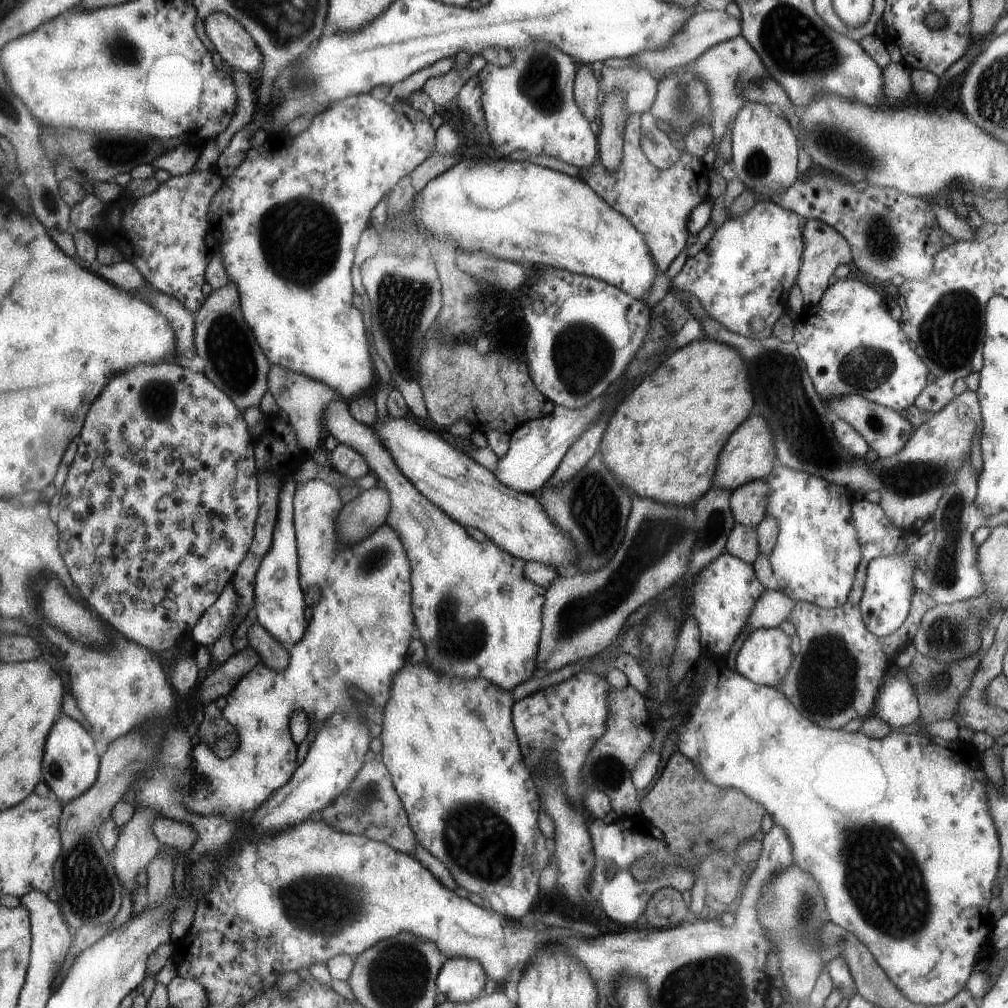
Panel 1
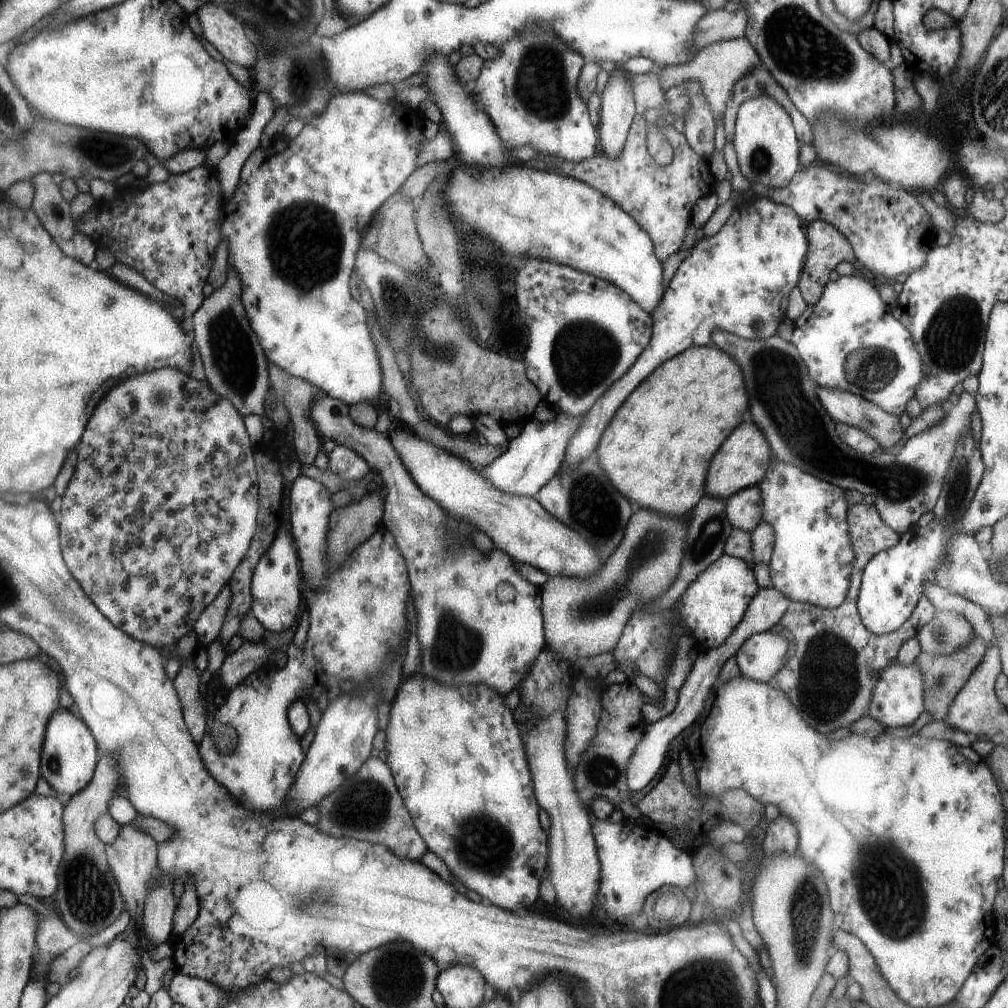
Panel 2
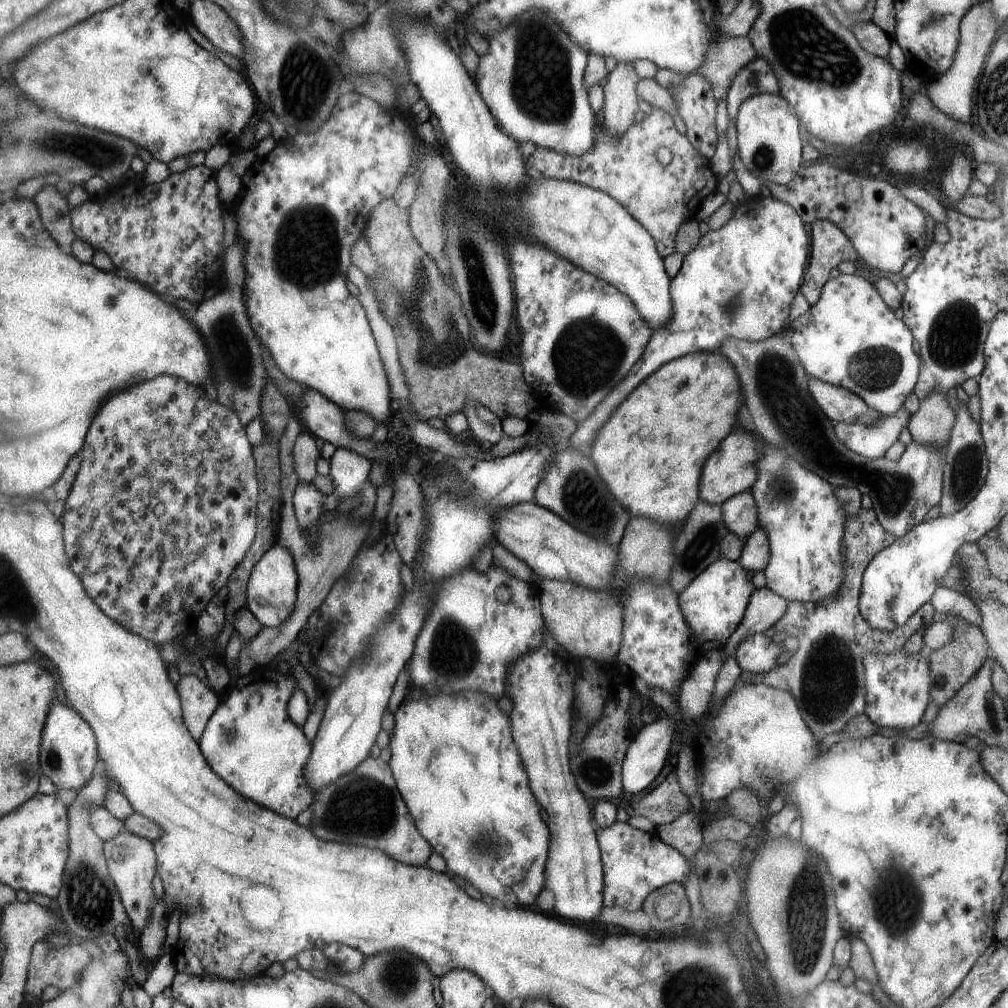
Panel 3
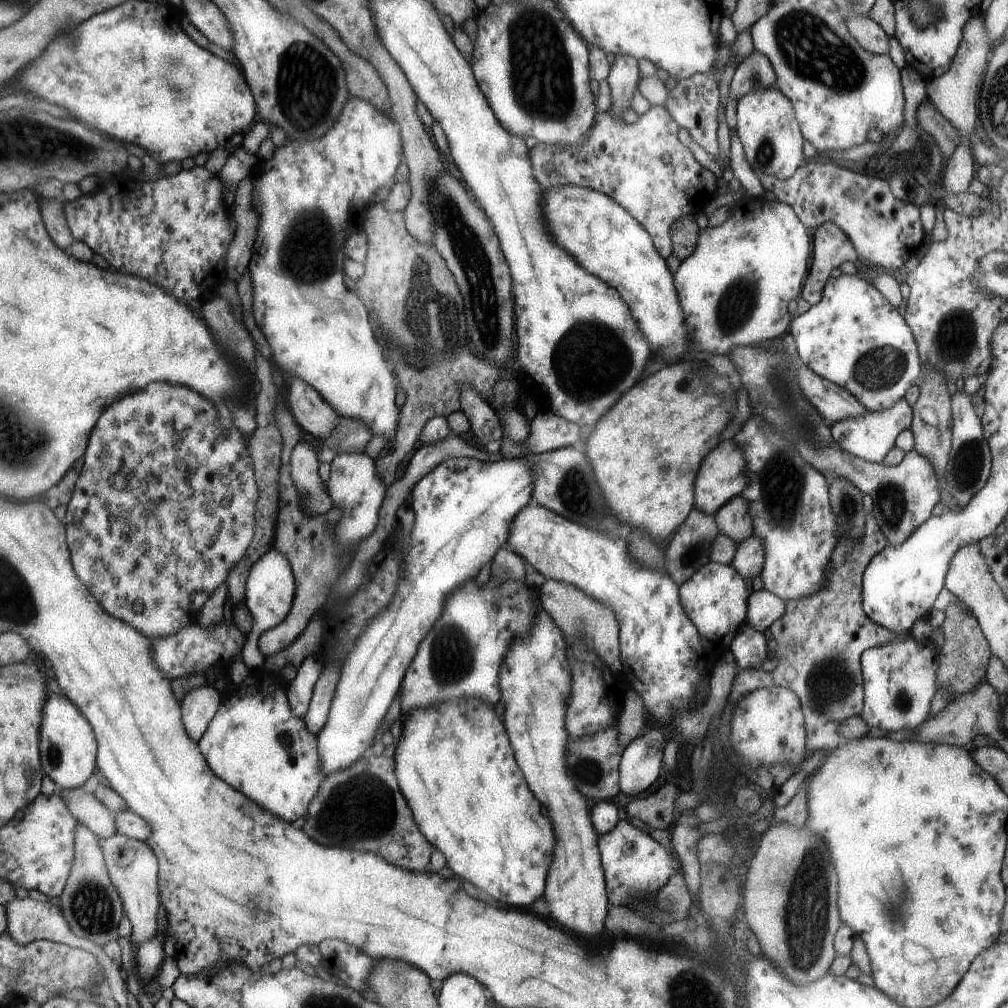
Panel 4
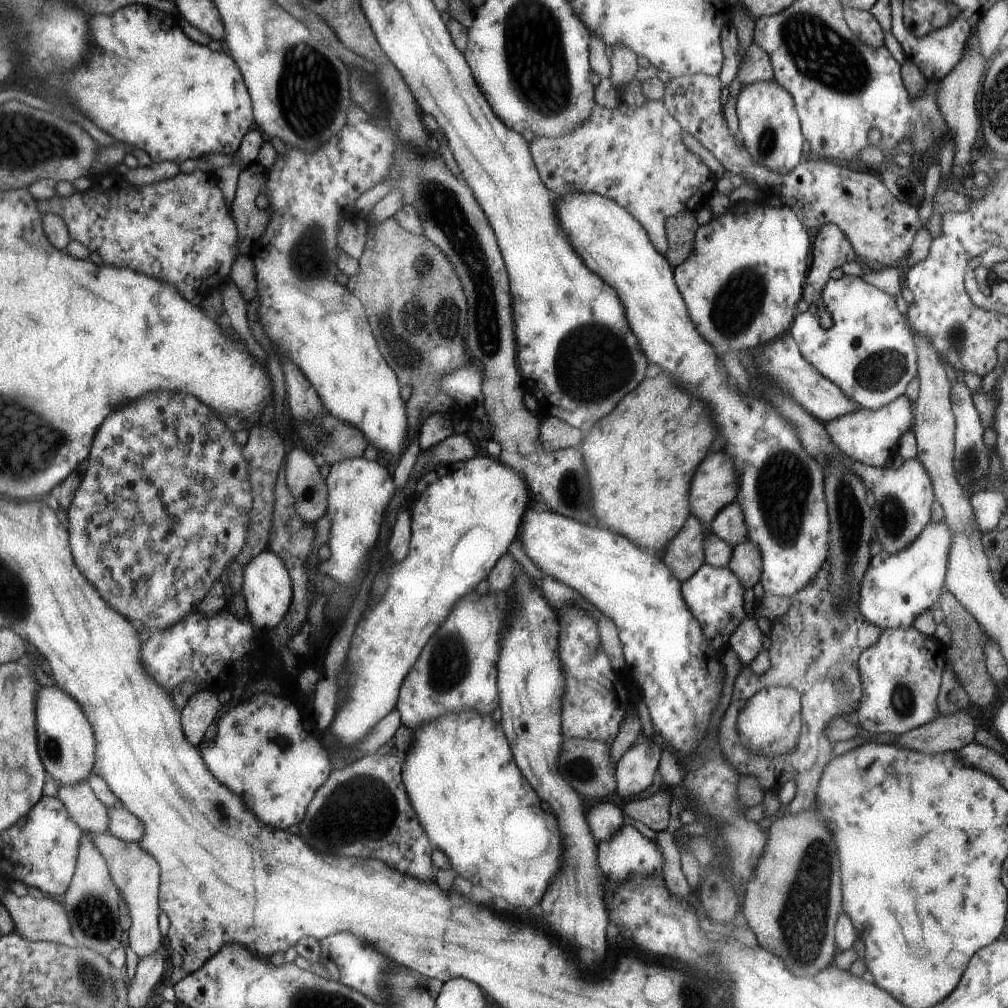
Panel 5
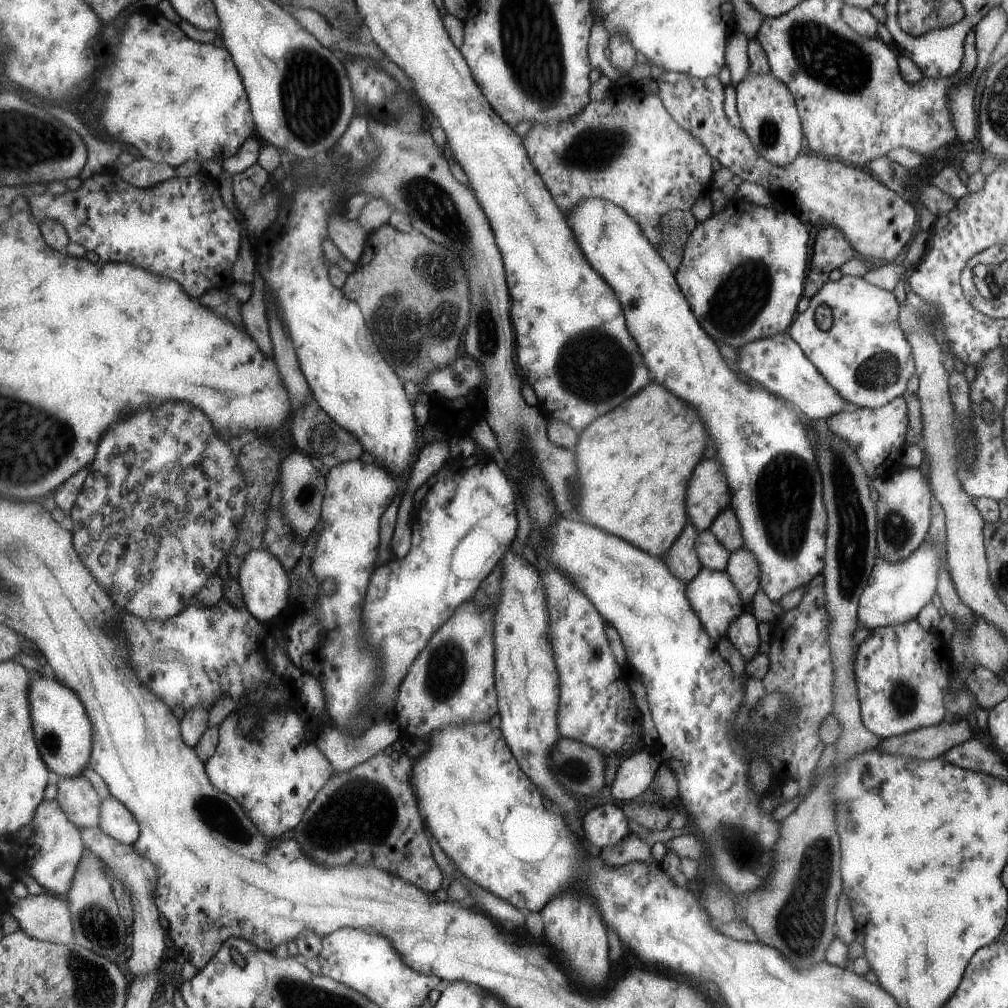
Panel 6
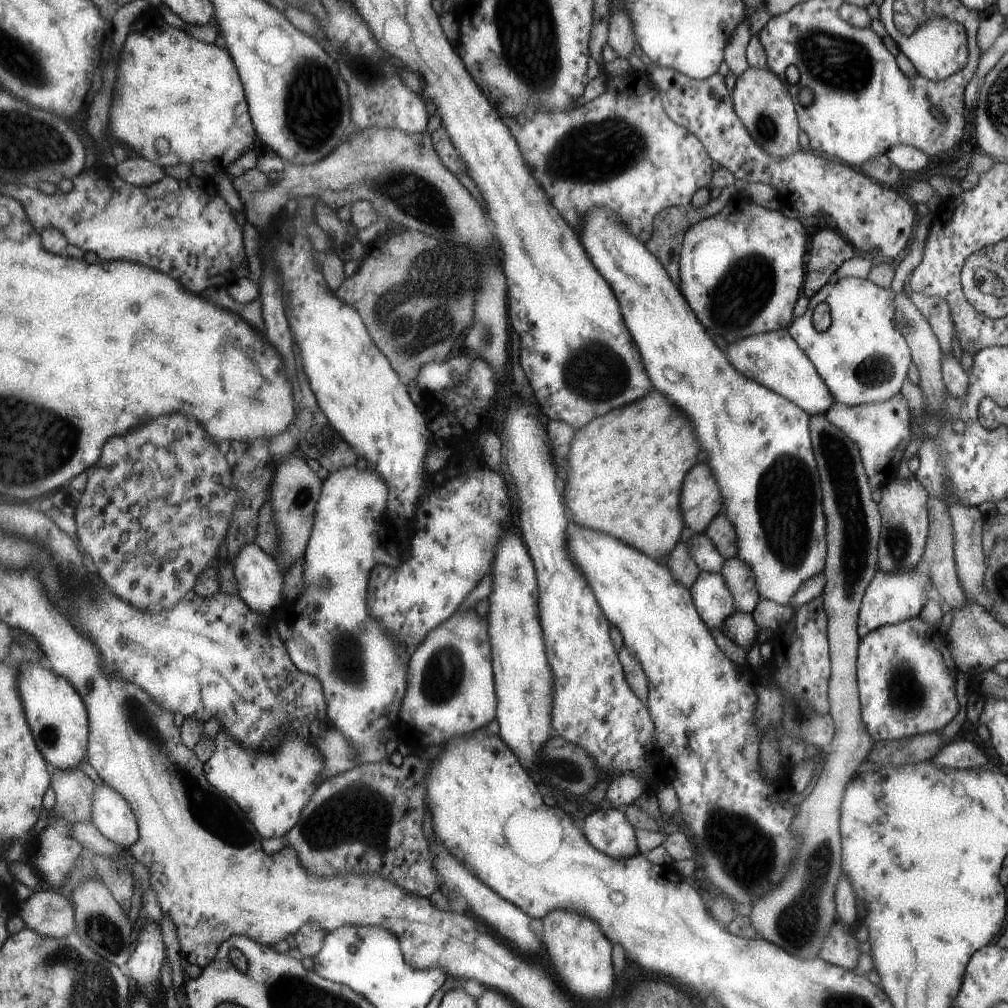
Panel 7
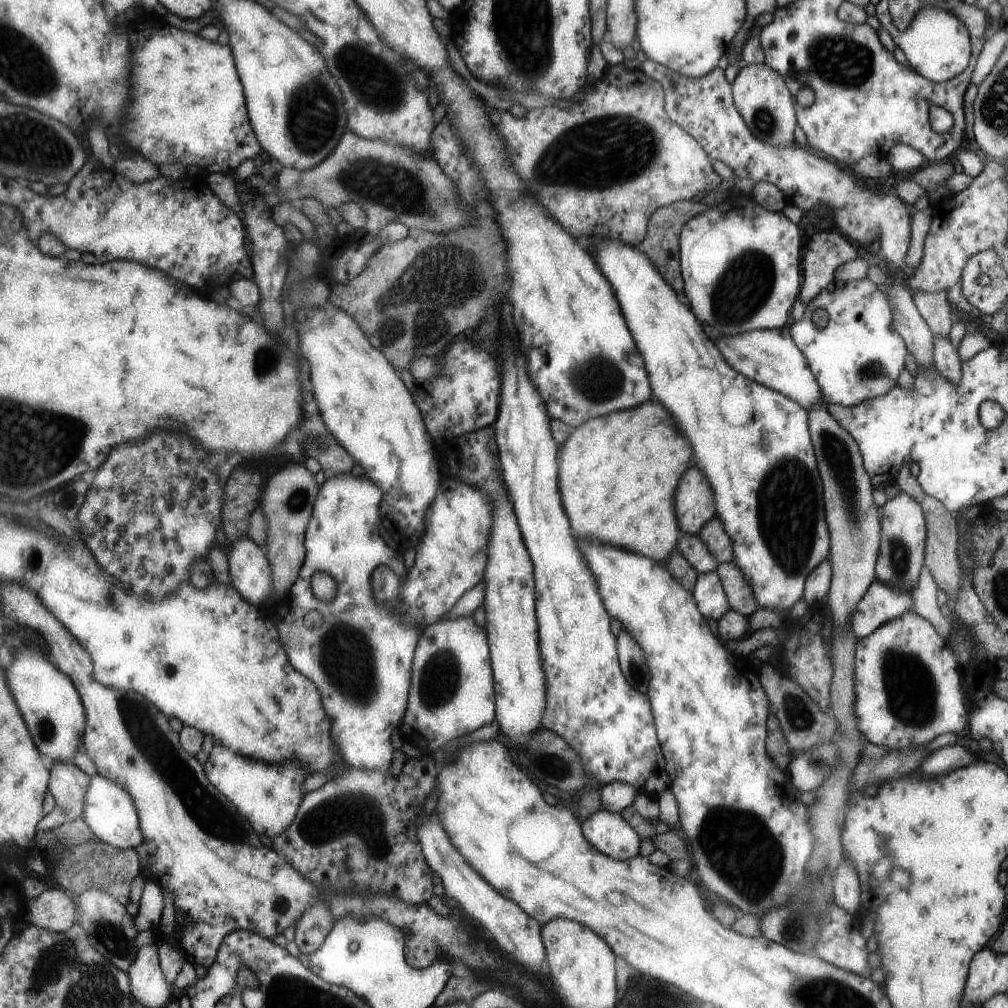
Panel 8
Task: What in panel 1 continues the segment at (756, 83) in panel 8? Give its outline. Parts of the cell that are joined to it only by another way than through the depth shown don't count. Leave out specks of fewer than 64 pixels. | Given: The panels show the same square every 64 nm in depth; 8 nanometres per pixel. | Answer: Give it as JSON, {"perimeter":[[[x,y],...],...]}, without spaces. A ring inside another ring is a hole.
{"perimeter":[[[746,101],[742,109],[736,114],[733,120],[733,138],[731,141],[731,166],[738,178],[744,183],[747,189],[755,191],[758,197],[769,197],[771,193],[781,193],[790,188],[796,182],[796,166],[798,166],[798,140],[780,111],[757,101]]]}

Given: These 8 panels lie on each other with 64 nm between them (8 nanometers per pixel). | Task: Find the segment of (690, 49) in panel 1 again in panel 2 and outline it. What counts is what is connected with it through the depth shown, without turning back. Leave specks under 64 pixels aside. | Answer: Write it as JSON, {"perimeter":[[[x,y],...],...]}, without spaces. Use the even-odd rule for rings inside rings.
{"perimeter":[[[742,7],[732,13],[726,12],[725,9],[717,9],[704,14],[694,38],[696,52],[720,40],[745,37],[747,23],[748,12]]]}

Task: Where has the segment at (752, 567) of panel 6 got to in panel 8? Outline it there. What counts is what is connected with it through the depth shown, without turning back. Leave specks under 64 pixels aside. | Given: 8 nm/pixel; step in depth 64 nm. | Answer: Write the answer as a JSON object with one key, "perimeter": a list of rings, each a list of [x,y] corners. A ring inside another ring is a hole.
{"perimeter":[[[734,562],[719,563],[715,570],[723,581],[723,588],[731,602],[731,609],[749,617],[757,608],[758,600],[752,594],[744,574]]]}

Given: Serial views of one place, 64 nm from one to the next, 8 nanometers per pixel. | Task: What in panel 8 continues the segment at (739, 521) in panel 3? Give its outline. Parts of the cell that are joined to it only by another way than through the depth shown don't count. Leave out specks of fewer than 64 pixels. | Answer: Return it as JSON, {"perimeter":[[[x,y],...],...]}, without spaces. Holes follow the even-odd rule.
{"perimeter":[[[718,516],[712,517],[712,520],[704,525],[699,536],[700,540],[704,542],[704,546],[710,550],[710,554],[716,558],[718,564],[731,562],[732,557],[735,556],[735,548],[731,535],[728,534]]]}

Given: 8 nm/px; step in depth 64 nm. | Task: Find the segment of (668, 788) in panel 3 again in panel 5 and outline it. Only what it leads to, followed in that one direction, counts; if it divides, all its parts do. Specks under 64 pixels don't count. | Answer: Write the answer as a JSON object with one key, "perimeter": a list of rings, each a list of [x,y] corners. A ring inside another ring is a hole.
{"perimeter":[[[662,788],[648,799],[628,802],[623,812],[648,834],[660,833],[670,824],[670,796]]]}

